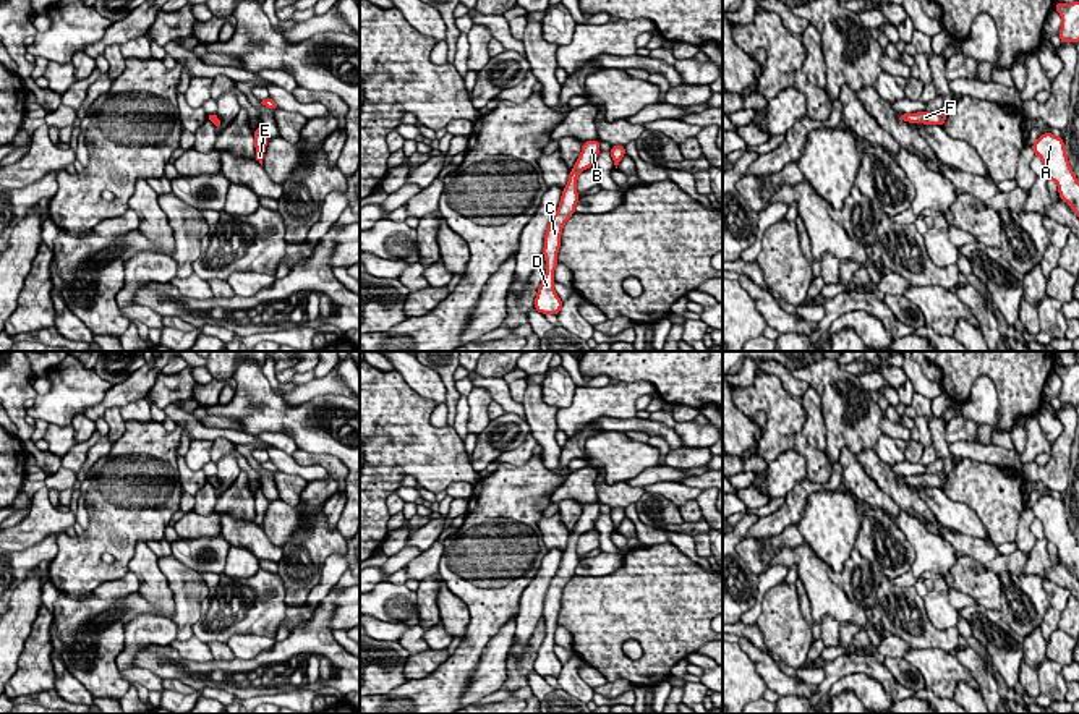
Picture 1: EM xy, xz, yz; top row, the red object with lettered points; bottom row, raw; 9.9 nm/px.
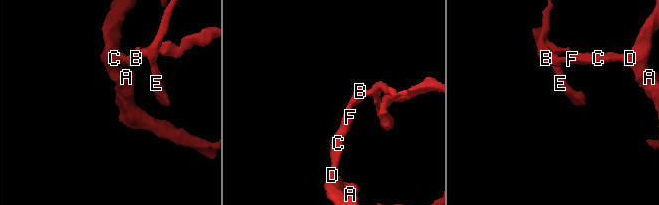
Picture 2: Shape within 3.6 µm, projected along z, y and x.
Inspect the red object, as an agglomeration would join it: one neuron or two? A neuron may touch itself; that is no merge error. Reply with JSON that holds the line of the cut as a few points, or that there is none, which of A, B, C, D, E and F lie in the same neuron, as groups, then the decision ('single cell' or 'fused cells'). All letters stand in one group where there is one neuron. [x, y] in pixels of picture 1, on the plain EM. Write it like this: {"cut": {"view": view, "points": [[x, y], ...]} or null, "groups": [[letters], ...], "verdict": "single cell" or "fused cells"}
{"cut": null, "groups": [["A", "B", "C", "D", "E", "F"]], "verdict": "single cell"}

